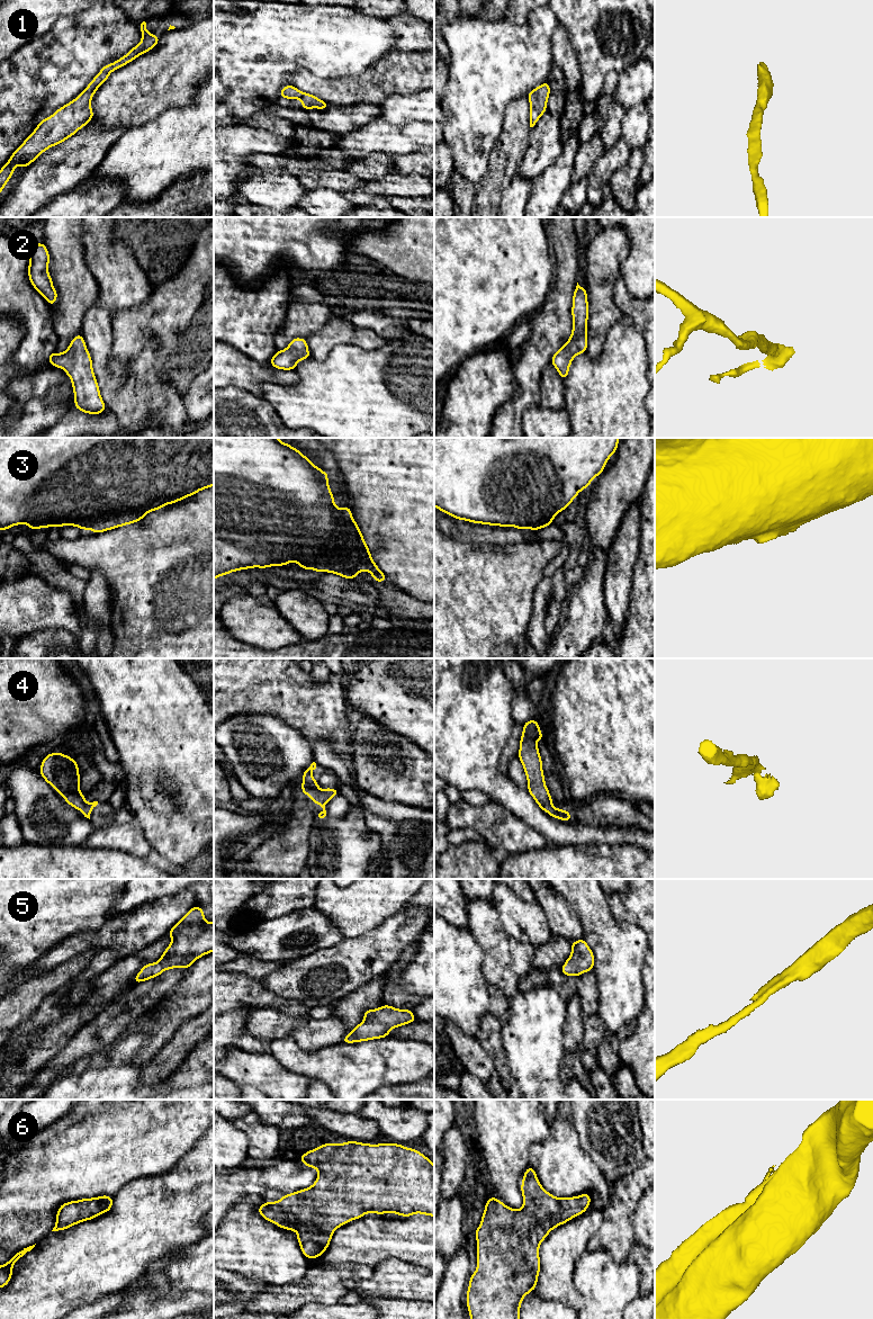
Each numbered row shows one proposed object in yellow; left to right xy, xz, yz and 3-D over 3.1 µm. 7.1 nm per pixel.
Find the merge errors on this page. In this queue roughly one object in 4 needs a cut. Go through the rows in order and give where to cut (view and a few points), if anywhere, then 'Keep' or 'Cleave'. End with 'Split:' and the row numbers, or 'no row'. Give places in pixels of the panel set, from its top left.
1: No split. Keep
2: No split. Keep
3: Split along xy (144, 514), (109, 513), (81, 520), (50, 518), (28, 525). Cleave
4: No split. Keep
5: No split. Keep
6: No split. Keep
Split: 3

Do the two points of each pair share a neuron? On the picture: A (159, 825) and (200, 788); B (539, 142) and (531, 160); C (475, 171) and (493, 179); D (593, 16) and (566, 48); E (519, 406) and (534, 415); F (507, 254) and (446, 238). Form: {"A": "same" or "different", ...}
{"A": "same", "B": "same", "C": "different", "D": "different", "E": "different", "F": "same"}

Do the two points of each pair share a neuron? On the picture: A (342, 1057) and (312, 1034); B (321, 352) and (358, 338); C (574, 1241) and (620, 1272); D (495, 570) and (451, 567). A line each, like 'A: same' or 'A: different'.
A: different
B: same
C: different
D: same

